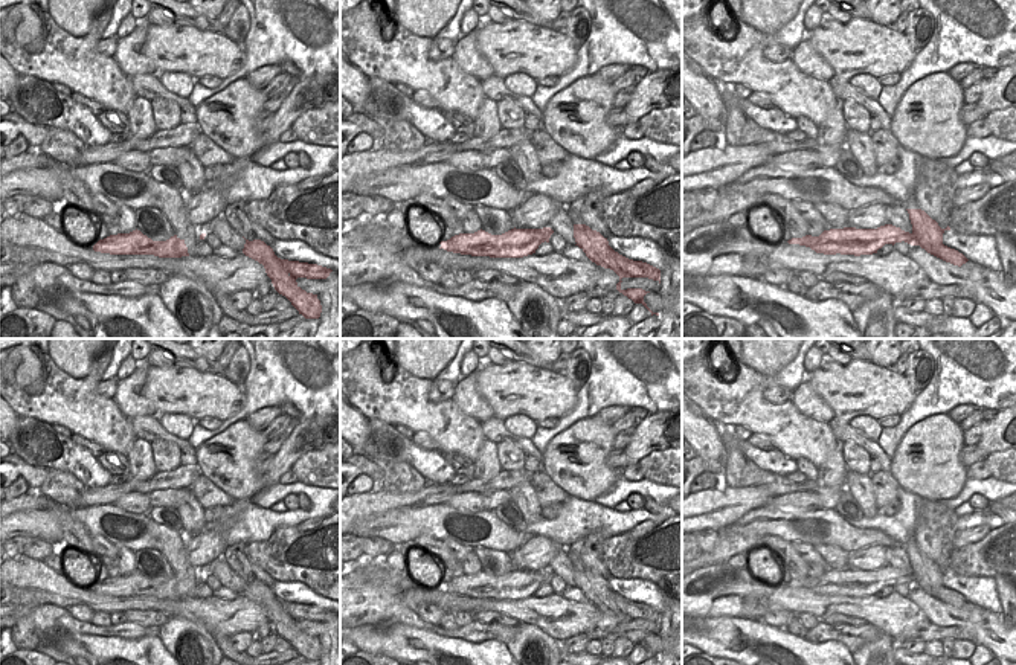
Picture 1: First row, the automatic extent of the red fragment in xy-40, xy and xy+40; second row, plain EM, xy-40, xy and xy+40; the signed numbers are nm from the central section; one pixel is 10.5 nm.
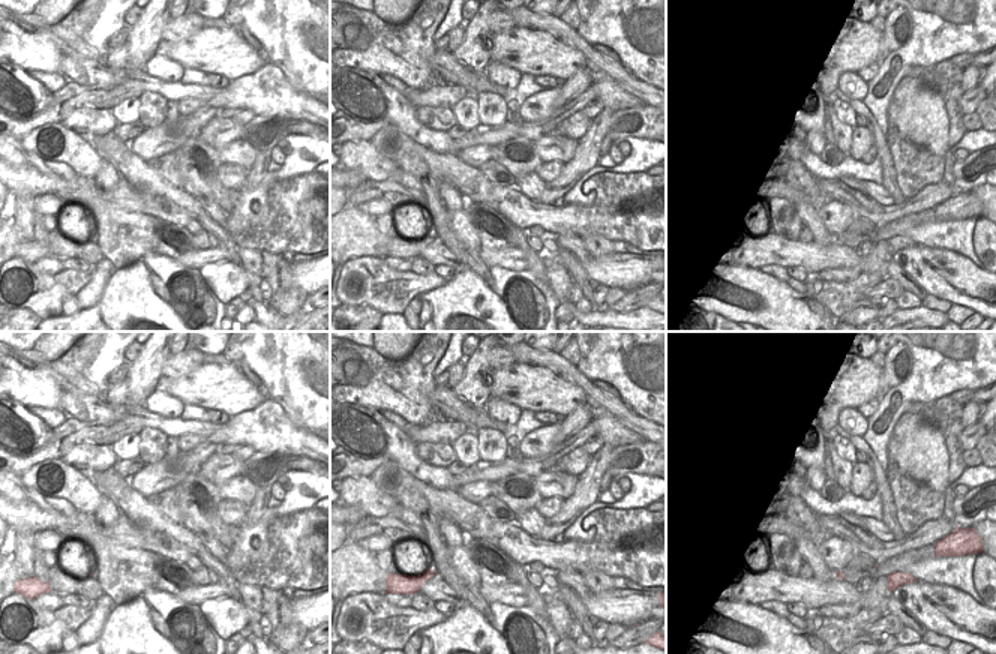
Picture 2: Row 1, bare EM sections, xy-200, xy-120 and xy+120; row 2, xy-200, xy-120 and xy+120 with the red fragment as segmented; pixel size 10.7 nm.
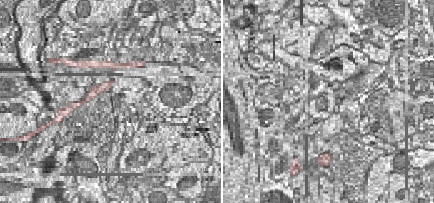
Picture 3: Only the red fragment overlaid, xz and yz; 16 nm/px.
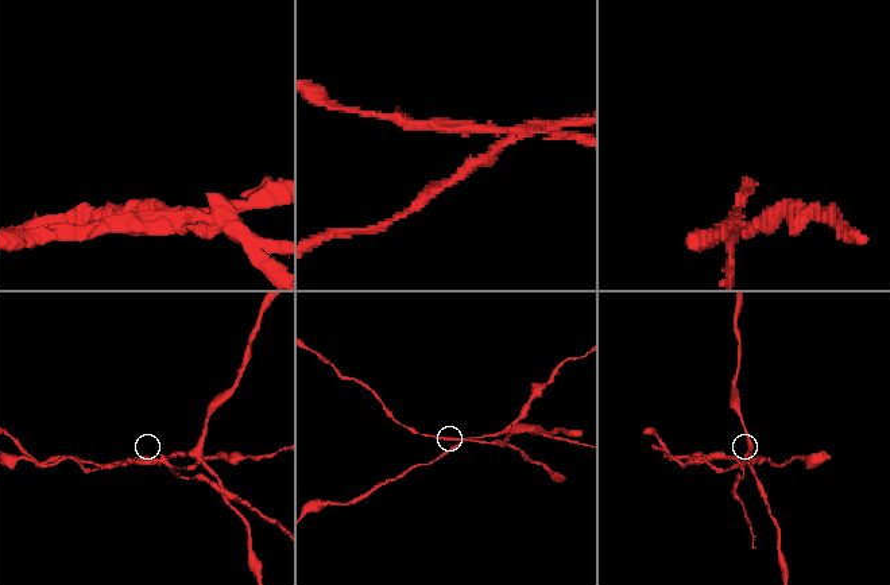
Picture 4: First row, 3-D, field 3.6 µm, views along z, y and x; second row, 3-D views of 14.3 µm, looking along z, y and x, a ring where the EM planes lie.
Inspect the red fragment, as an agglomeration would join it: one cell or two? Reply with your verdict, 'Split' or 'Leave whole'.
Split

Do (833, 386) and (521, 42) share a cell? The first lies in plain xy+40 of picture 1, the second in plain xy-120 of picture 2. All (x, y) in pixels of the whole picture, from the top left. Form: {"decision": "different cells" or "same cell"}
{"decision": "same cell"}

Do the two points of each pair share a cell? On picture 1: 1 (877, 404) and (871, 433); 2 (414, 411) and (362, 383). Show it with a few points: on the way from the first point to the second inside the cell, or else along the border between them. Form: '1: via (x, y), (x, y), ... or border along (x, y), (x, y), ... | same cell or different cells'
1: border along (877, 420), (868, 415), (856, 415), (847, 423) | different cells
2: via (401, 398), (380, 389), (374, 383) | same cell

